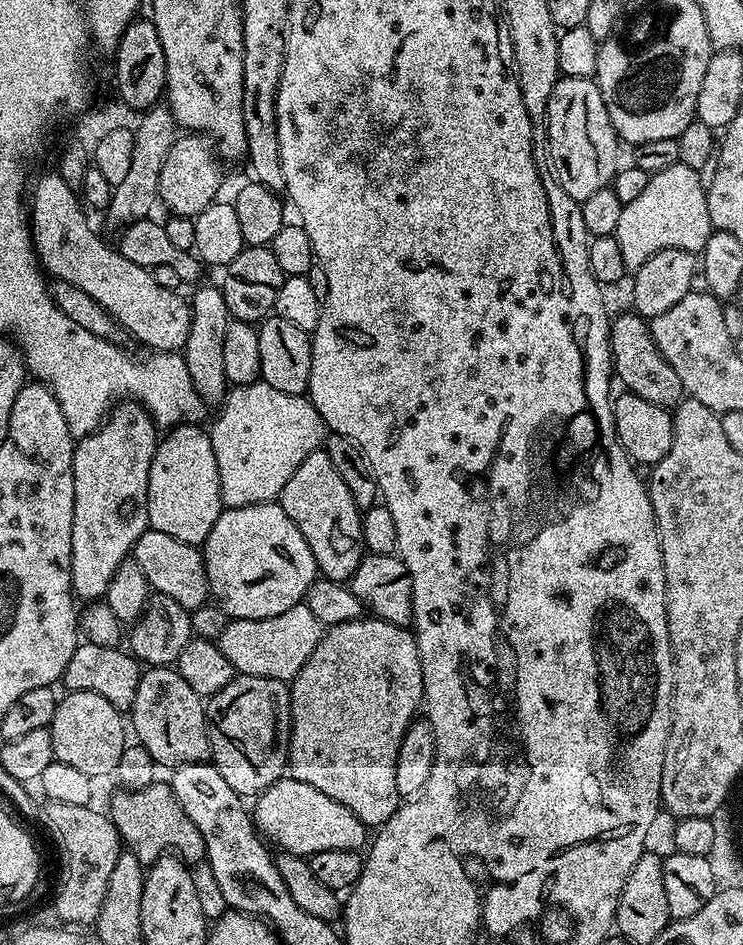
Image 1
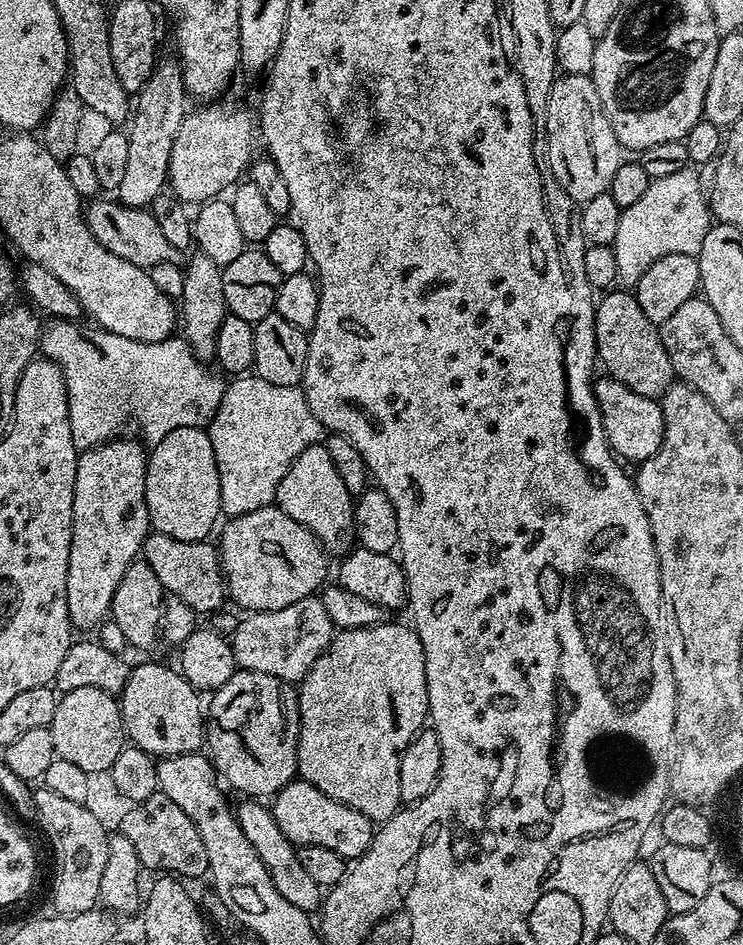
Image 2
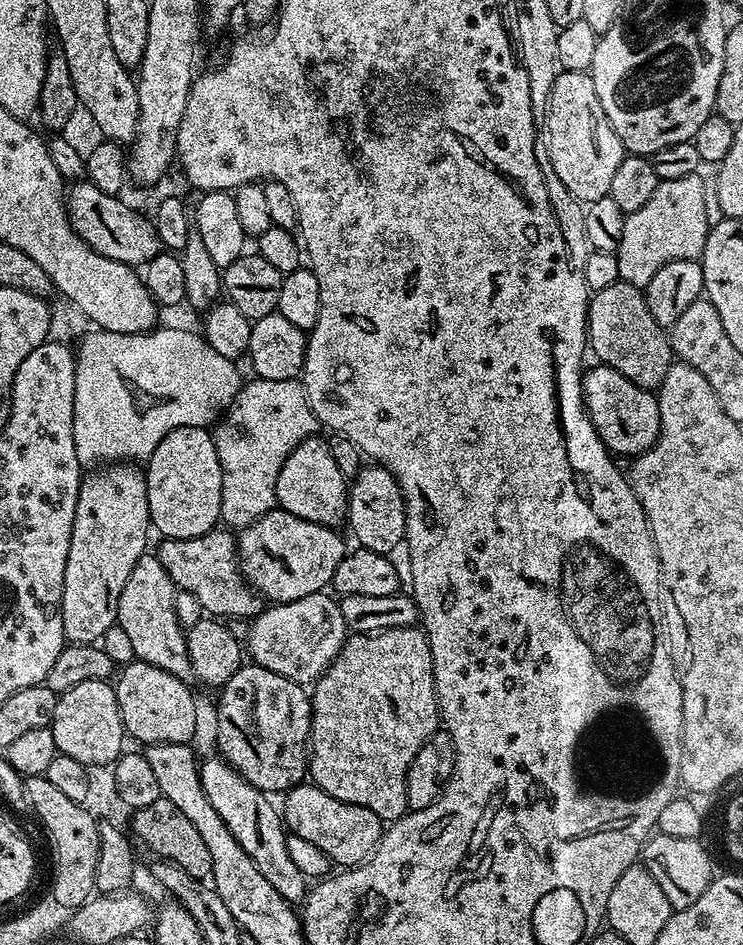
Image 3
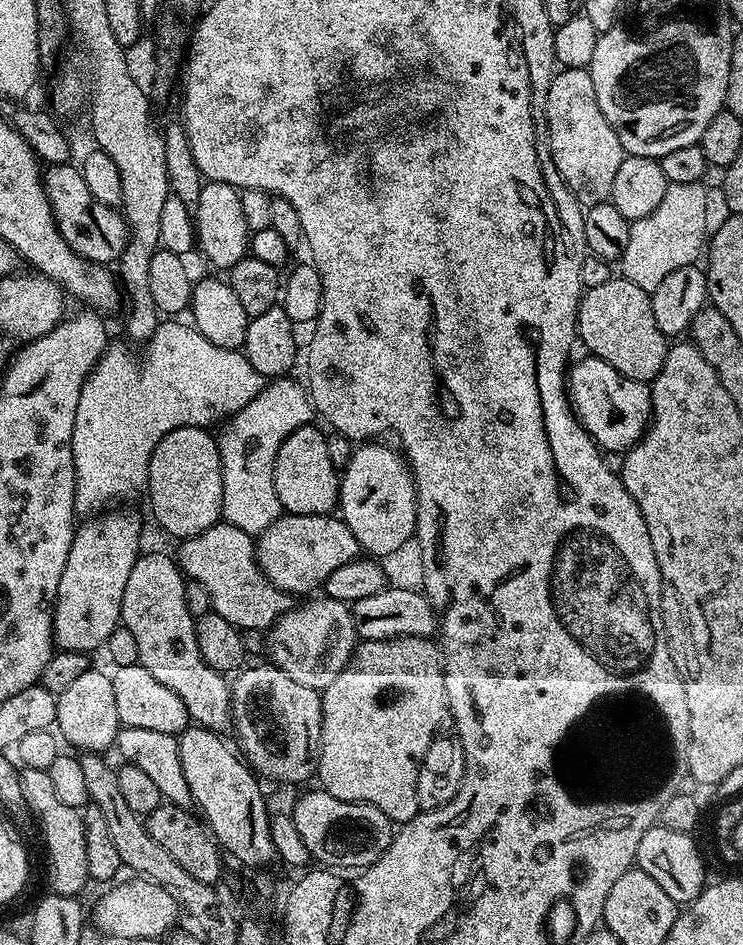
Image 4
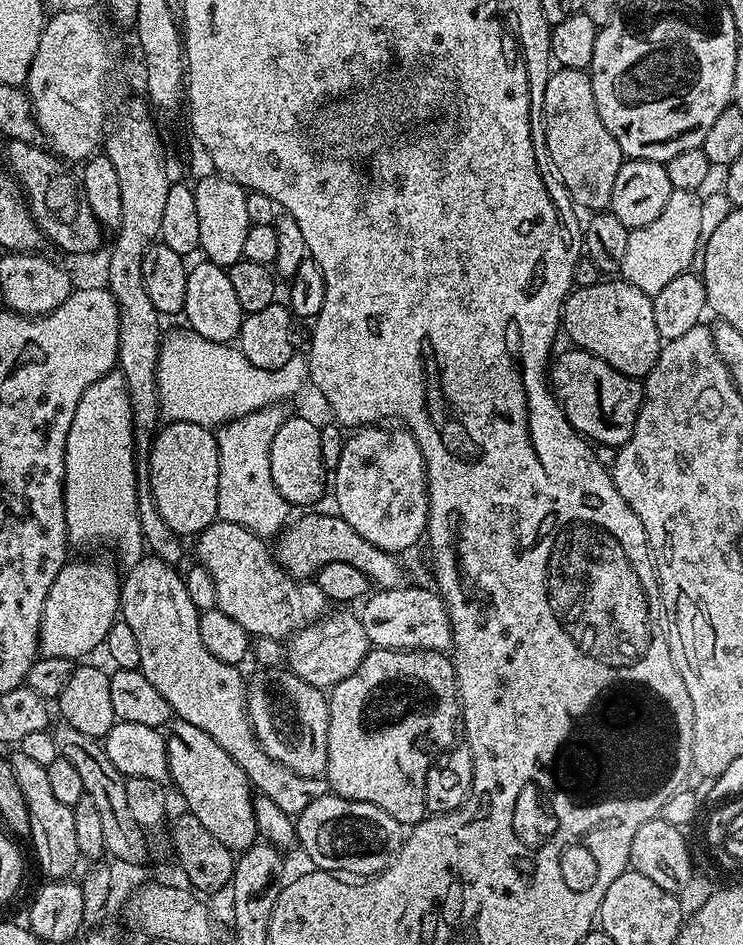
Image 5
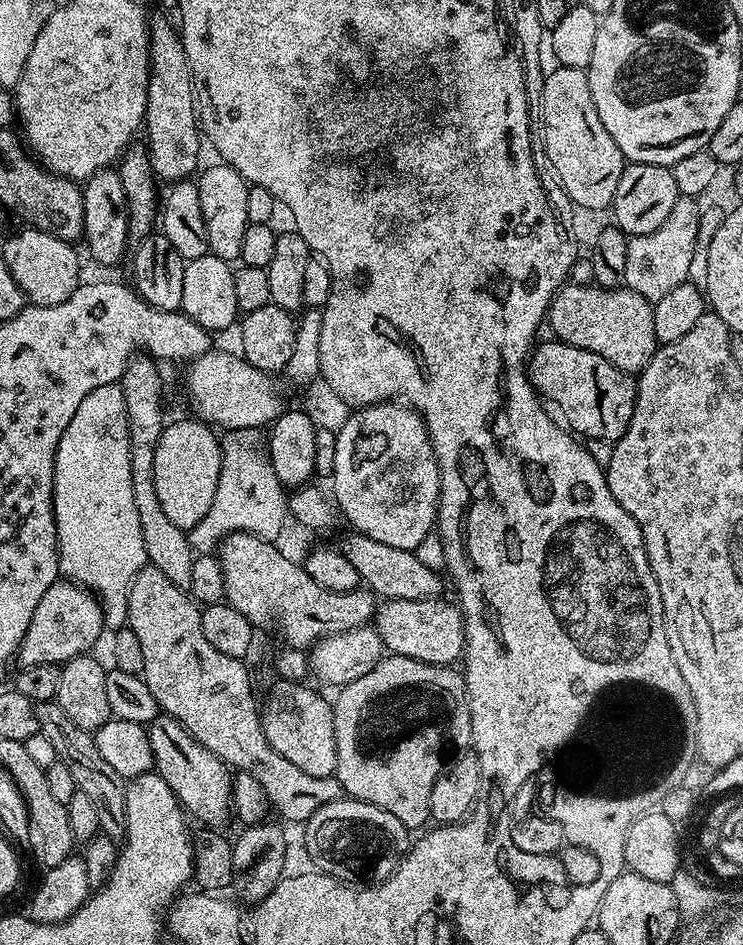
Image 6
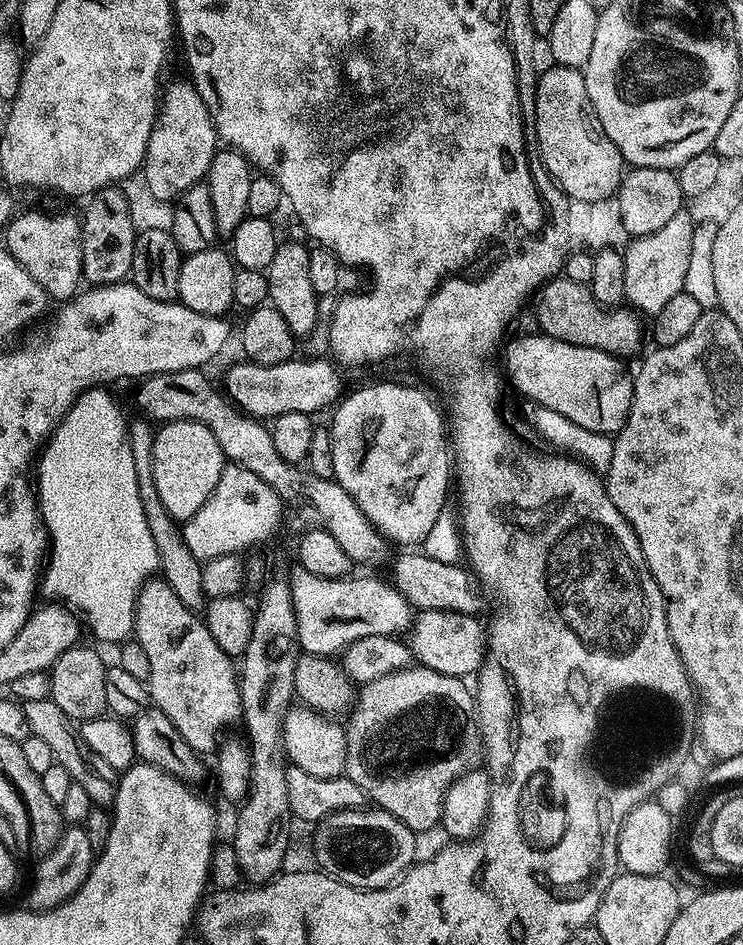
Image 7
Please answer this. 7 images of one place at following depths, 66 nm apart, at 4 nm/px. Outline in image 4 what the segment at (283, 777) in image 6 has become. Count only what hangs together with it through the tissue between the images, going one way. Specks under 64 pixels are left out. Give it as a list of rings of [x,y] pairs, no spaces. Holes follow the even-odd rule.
[[[145,551],[134,562],[126,594],[122,594],[120,624],[134,638],[138,646],[140,665],[166,690],[174,690],[186,706],[189,721],[212,732],[227,733],[232,718],[232,689],[225,673],[214,670],[198,650],[196,621],[186,606],[184,586],[186,577],[179,563],[164,552]]]

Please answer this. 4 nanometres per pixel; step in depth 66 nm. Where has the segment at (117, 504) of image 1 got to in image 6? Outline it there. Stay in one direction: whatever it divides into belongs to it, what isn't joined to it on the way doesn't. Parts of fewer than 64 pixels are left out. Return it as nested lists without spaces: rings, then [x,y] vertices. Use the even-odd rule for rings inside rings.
[[[63,578],[57,579],[50,586],[50,590],[42,594],[42,602],[38,602],[34,618],[30,618],[30,626],[26,628],[26,634],[18,649],[19,667],[47,664],[63,666],[76,656],[91,653],[103,632],[106,632],[106,625],[100,601],[79,584]]]

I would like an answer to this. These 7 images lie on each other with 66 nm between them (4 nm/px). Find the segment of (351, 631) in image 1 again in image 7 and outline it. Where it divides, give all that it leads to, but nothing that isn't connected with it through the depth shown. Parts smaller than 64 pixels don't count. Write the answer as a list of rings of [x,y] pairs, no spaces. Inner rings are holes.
[[[423,666],[399,668],[396,672],[391,672],[382,678],[378,678],[374,682],[363,685],[355,693],[354,703],[347,713],[347,716],[349,716],[348,720],[346,719],[346,727],[344,730],[346,736],[346,766],[344,767],[344,775],[350,778],[350,782],[354,782],[354,786],[362,789],[365,797],[375,807],[401,820],[411,832],[423,834],[423,832],[430,831],[432,827],[435,829],[440,823],[442,802],[444,801],[446,790],[461,774],[473,771],[479,765],[476,763],[481,763],[482,741],[480,738],[480,726],[476,722],[476,702],[470,688],[467,688],[464,684],[467,683],[459,676],[438,674],[438,670],[430,670]]]

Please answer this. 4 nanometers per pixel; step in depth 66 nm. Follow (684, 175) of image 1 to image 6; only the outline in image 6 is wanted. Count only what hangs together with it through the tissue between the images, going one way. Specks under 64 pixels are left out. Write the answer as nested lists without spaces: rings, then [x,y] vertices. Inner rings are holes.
[[[681,198],[670,210],[666,222],[654,230],[654,234],[642,234],[629,239],[626,250],[626,278],[625,285],[632,288],[642,298],[656,301],[662,298],[674,286],[689,283],[690,262],[694,253],[694,244],[697,241],[698,222],[702,211],[701,205],[695,199]]]

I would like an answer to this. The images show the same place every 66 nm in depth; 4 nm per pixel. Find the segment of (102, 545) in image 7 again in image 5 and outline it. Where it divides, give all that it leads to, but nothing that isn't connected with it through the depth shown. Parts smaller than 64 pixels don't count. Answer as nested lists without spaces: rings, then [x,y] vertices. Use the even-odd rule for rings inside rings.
[[[120,371],[105,374],[82,394],[70,434],[66,434],[64,505],[68,543],[80,548],[105,544],[116,548],[124,566],[137,564],[146,545],[136,509],[136,453],[132,443],[132,407]]]

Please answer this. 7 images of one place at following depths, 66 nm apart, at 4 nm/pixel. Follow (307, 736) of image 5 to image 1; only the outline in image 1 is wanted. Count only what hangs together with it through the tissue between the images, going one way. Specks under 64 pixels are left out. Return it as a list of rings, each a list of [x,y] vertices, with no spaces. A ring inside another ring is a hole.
[[[233,675],[232,681],[218,694],[207,697],[204,718],[208,722],[208,746],[211,763],[216,765],[218,774],[226,778],[239,796],[255,798],[274,782],[285,779],[288,772],[288,743],[292,733],[292,693],[289,685],[274,678]]]

